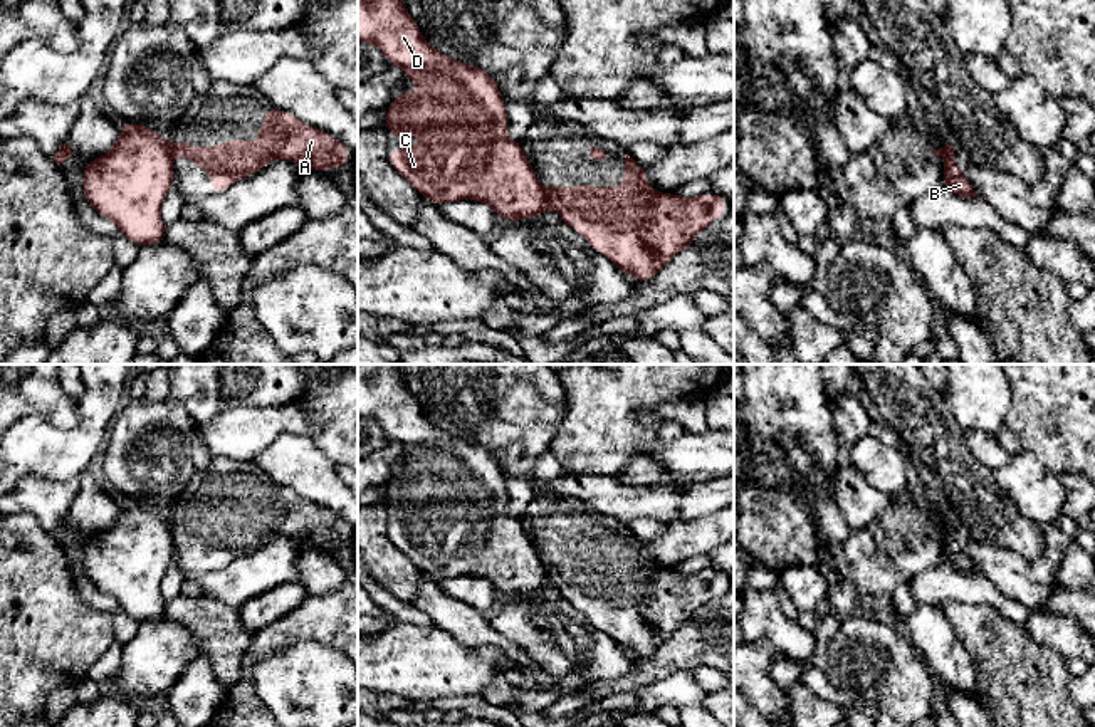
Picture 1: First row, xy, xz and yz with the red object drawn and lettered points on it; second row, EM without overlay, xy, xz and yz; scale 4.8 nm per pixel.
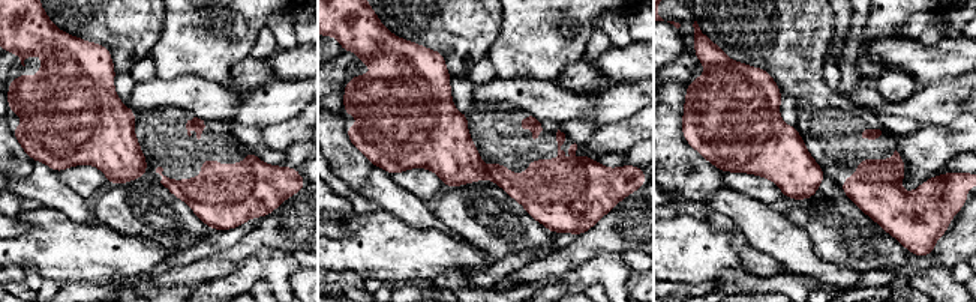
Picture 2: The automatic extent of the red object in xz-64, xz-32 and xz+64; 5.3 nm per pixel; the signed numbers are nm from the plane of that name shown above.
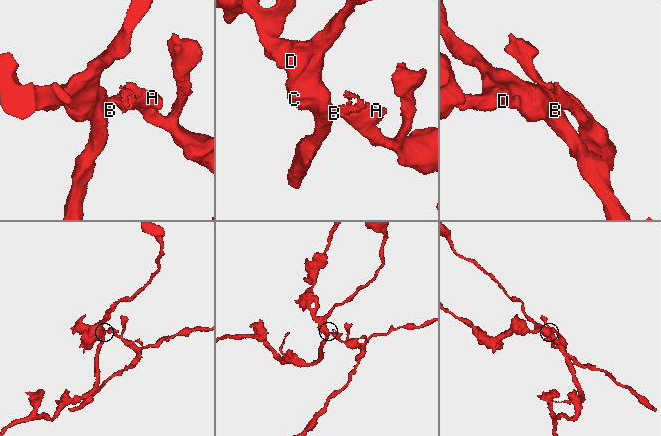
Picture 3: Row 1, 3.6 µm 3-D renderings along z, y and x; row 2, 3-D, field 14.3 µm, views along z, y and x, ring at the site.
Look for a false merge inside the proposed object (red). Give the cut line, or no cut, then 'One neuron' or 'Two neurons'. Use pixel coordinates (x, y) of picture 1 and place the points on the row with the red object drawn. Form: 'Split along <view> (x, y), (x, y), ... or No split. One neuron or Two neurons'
Split along xz (543, 188), (550, 207). Two neurons

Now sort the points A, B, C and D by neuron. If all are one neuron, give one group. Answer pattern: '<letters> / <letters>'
A / B C D

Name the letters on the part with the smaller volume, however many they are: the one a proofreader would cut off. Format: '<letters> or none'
A

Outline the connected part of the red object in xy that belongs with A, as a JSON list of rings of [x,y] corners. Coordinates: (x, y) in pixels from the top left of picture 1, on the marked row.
[[[265,107],[264,112],[265,119],[257,131],[260,138],[257,143],[230,139],[203,148],[180,139],[170,144],[171,156],[190,156],[193,166],[205,166],[212,181],[212,195],[222,193],[279,158],[324,175],[331,166],[351,166],[349,148],[329,133],[304,124],[287,111]]]

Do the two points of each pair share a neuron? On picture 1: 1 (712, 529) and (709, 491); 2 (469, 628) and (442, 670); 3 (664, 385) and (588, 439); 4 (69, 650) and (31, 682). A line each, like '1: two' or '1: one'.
1: two
2: two
3: one
4: one

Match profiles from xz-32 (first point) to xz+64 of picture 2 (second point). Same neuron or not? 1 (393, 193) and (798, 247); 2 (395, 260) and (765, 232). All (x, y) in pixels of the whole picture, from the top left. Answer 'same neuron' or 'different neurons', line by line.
1: same neuron
2: different neurons

